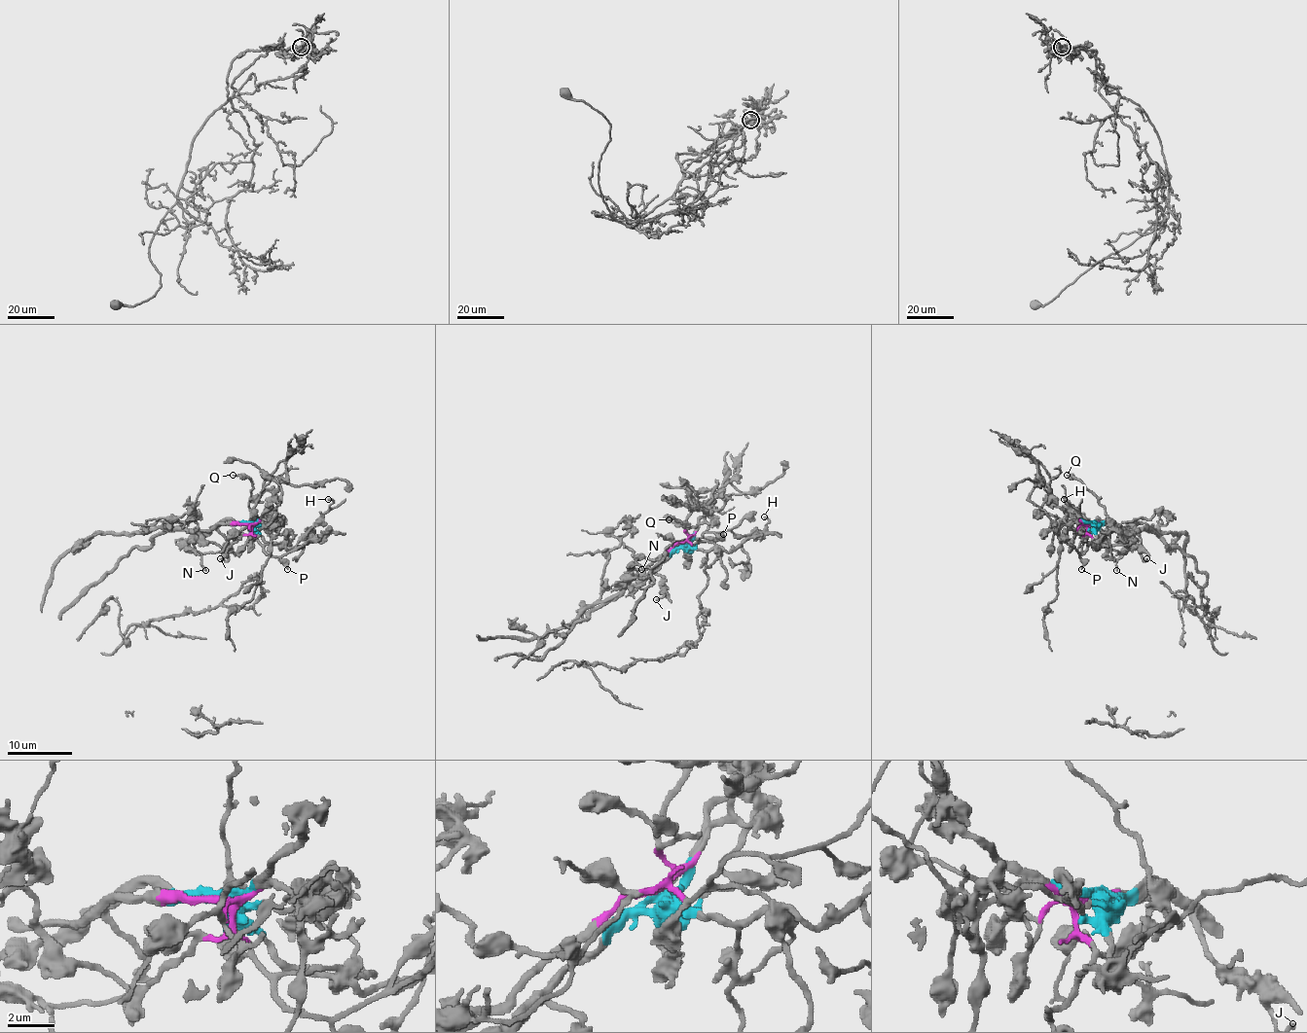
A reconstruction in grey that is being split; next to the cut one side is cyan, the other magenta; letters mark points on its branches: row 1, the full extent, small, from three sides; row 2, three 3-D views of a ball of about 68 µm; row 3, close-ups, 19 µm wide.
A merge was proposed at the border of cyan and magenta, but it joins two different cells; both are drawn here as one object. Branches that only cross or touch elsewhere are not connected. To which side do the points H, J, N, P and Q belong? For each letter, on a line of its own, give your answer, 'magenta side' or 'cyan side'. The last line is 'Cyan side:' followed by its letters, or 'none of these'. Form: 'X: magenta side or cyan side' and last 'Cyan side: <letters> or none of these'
H: magenta side
J: cyan side
N: magenta side
P: magenta side
Q: magenta side
Cyan side: J

